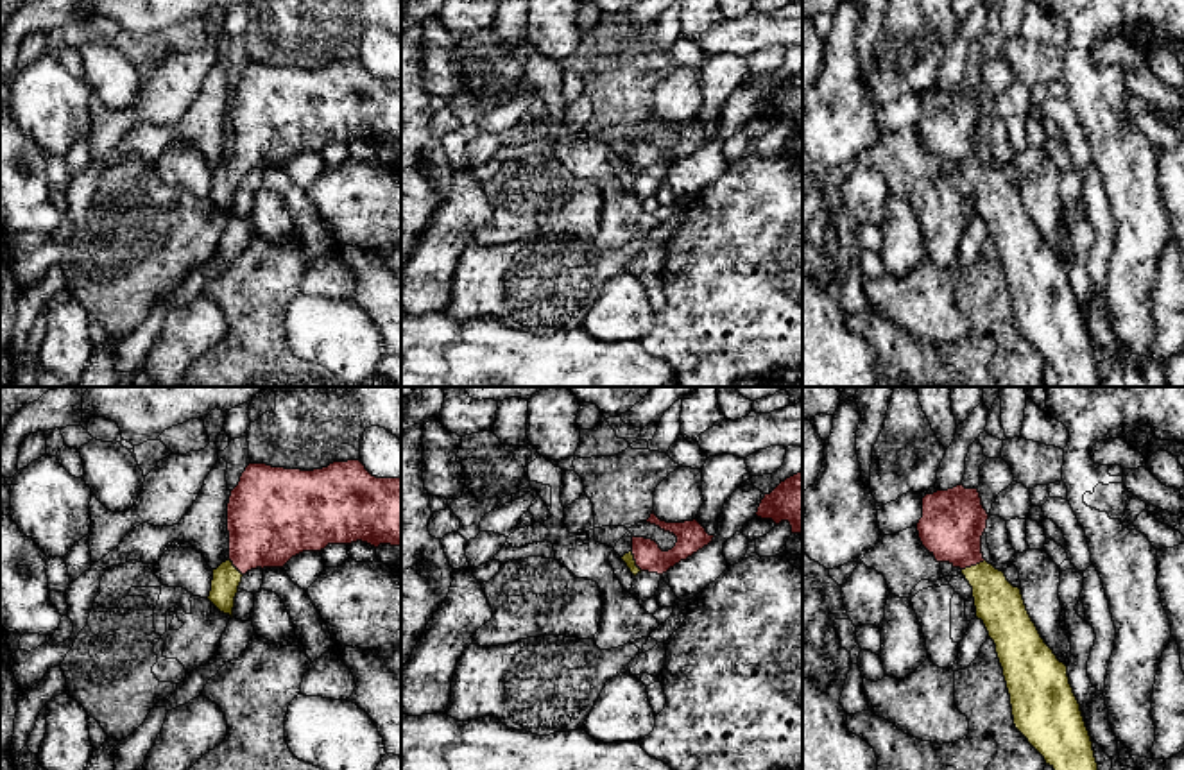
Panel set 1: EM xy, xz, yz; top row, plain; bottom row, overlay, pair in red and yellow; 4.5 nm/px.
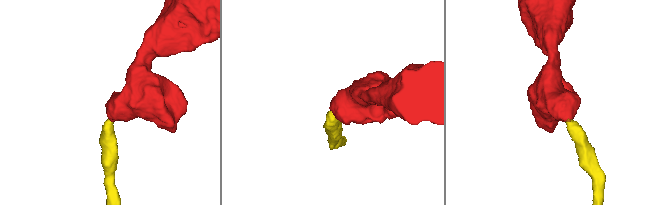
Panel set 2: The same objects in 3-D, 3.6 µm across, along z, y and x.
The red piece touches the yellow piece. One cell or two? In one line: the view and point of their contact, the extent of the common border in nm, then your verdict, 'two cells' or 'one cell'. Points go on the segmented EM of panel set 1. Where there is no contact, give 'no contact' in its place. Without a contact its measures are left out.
contact yz (973, 564); length 120 nm; one cell

